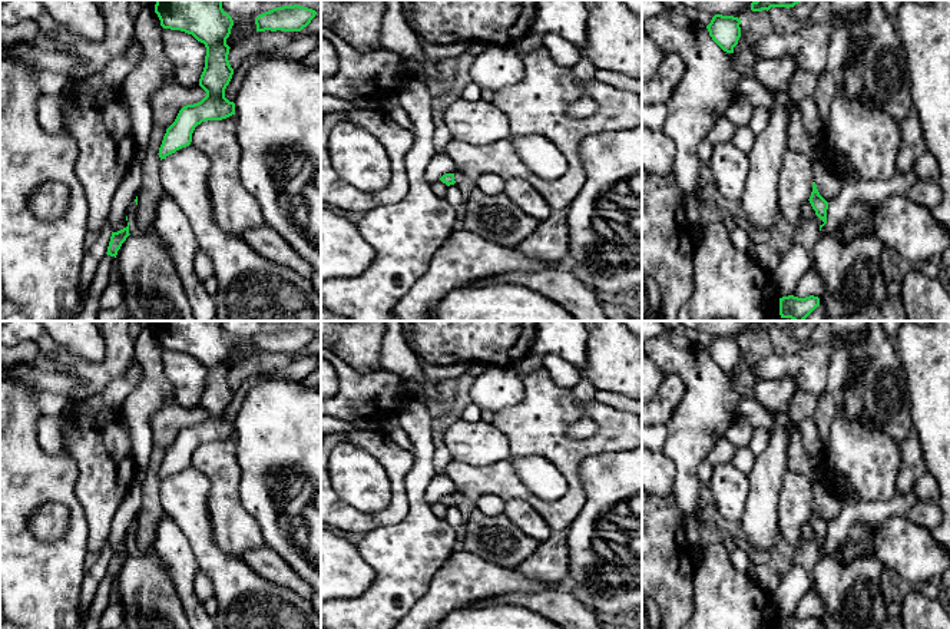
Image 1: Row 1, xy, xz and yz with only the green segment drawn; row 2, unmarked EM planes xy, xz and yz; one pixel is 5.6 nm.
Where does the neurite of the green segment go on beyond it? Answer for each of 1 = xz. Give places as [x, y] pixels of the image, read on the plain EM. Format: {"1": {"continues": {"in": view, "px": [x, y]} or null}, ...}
{"1": {"continues": null}}

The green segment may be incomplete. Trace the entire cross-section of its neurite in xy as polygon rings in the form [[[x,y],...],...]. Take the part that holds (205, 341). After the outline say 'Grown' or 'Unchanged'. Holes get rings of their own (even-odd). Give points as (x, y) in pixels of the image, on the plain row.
[[[156,321],[155,334],[163,350],[192,355],[206,368],[205,388],[199,400],[206,417],[198,424],[183,427],[166,450],[158,474],[162,481],[189,467],[195,448],[202,443],[235,436],[235,424],[225,418],[234,395],[228,381],[231,368],[226,365],[234,341],[222,330],[222,321]]]. Unchanged

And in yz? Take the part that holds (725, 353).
[[[715,335],[706,347],[712,361],[726,374],[734,374],[734,368],[741,358],[741,340],[734,337]]]. Unchanged

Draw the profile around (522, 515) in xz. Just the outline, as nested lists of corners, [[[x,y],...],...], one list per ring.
[[[507,500],[503,514],[509,517],[510,522],[522,532],[539,543],[546,540],[552,533],[552,529],[547,526],[543,517],[524,500]]]

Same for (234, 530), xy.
[[[234,436],[198,446],[191,466],[211,483],[208,512],[213,543],[224,553],[239,559],[246,550],[265,546],[258,522],[241,503],[241,470],[235,458]]]

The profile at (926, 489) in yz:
[[[926,473],[913,487],[913,494],[918,501],[939,501],[940,491],[934,477]]]

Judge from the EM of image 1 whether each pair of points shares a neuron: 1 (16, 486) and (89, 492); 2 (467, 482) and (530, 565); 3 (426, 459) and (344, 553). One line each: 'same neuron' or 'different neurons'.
1: different neurons
2: different neurons
3: different neurons

